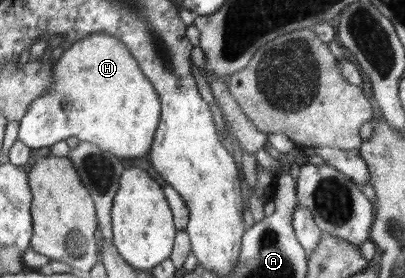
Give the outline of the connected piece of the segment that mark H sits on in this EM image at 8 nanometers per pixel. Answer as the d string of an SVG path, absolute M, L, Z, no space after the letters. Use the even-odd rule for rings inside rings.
M90 33L75 41L54 64L54 81L45 95L35 99L18 125L18 140L30 149L50 147L56 142L76 137L80 141L94 143L100 149L112 153L121 160L148 155L157 126L161 119L161 102L150 80L144 77L138 62L124 42L110 34Z

